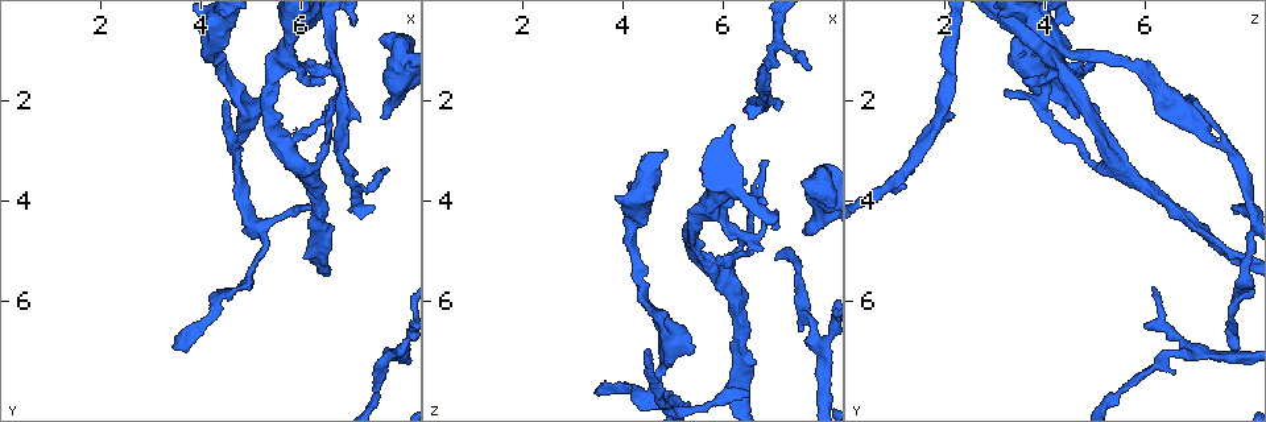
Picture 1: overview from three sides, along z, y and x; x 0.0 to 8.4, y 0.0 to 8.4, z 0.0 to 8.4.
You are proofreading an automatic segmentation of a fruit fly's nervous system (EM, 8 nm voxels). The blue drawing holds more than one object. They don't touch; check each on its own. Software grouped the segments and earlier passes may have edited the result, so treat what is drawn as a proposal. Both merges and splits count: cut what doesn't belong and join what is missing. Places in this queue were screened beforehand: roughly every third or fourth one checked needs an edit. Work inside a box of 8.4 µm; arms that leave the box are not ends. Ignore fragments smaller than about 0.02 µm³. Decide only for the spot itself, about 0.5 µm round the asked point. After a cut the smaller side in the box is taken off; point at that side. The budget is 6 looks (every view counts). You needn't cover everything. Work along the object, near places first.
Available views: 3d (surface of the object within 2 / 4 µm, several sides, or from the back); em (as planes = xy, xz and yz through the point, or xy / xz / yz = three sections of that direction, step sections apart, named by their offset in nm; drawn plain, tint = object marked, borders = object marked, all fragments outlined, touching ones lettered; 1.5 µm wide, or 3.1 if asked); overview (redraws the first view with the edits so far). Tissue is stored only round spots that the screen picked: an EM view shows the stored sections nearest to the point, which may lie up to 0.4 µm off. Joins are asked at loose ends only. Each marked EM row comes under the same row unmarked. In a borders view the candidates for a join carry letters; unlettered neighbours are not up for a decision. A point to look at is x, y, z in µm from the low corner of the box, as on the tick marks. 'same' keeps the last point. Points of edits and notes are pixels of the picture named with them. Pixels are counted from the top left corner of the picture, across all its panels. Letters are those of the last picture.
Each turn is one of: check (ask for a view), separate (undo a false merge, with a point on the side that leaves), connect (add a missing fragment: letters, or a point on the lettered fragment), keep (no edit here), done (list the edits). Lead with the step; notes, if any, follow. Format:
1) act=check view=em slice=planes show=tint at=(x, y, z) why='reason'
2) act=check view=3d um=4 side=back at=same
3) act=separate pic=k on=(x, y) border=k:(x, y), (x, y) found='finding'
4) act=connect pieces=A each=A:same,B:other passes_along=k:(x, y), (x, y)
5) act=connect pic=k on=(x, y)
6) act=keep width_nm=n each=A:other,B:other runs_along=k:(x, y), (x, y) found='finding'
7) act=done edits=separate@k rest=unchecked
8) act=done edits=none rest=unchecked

act=check view=em slice=planes show=borders at=(7.75, 3.40, 1.35) why='thin end'

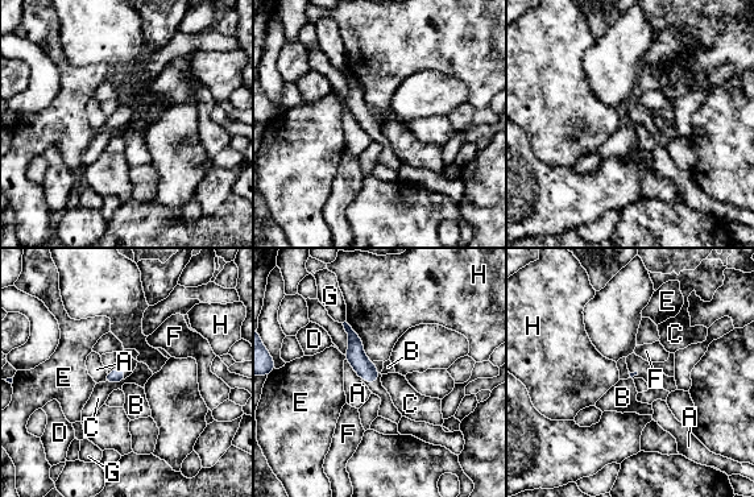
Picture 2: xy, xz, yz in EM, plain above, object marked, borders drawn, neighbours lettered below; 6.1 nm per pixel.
act=keep each=A:other,B:other,C:other,D:other,E:other,F:other,G:other,H:other runs_along=2:(349, 331), (355, 355), (372, 380) found='no lettered fragment goes on from it'

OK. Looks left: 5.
act=check view=em slice=planes show=tint at=(7.65, 2.35, 4.60) why='an open end'

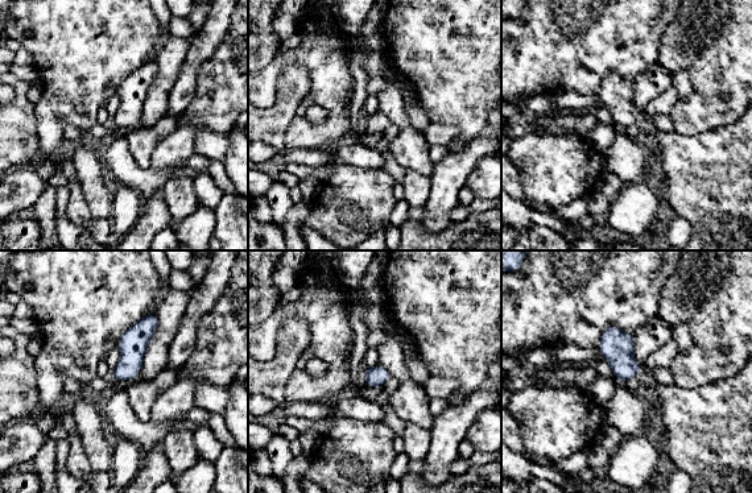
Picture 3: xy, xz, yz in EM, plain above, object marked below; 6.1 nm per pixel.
act=check view=em slice=planes show=borders at=same why='what lies round it'

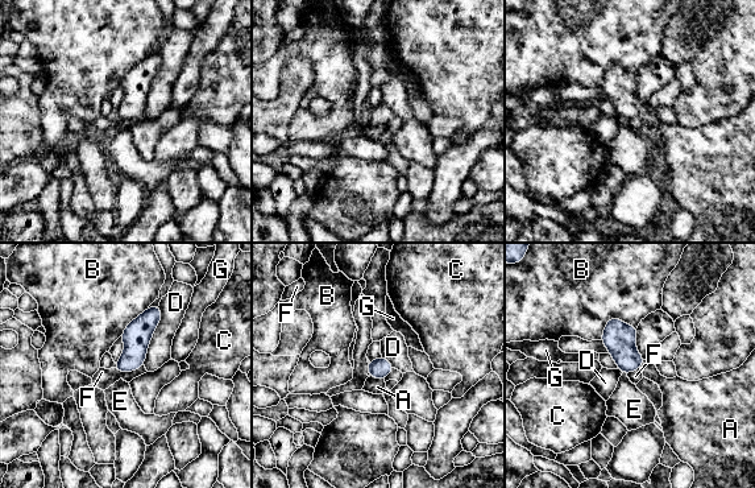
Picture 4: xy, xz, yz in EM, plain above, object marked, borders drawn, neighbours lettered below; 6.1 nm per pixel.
act=connect pieces=A longest_contact=D:380nm each=A:same,B:other,C:other,D:other,E:other,F:other,G:other passes_along=4:(380, 368), (377, 379), (377, 387) found='it goes on there'

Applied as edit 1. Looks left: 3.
act=done edits=connect@4 rest=unchecked

